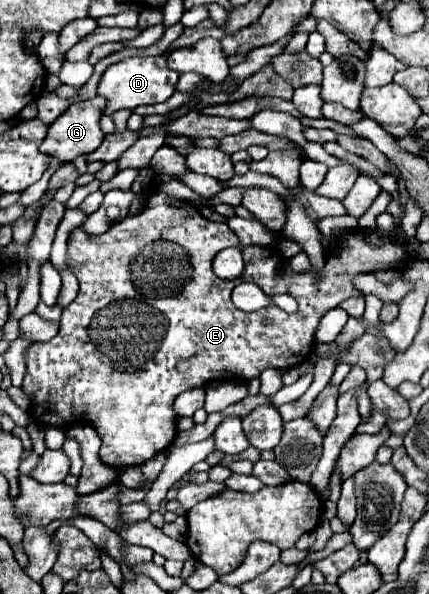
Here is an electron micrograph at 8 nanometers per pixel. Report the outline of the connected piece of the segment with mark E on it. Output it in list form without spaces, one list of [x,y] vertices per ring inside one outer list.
[[[163,192],[149,194],[141,214],[127,216],[99,236],[75,228],[69,234],[67,264],[79,278],[79,294],[69,308],[63,310],[59,334],[49,342],[31,344],[25,354],[27,372],[23,390],[33,400],[33,420],[57,428],[65,428],[77,420],[93,420],[93,426],[103,440],[99,452],[103,464],[113,468],[141,466],[169,448],[175,440],[177,416],[173,402],[181,392],[199,386],[205,388],[211,382],[249,382],[259,378],[267,368],[285,370],[299,366],[303,360],[309,360],[313,352],[315,332],[323,312],[339,308],[341,302],[349,298],[365,298],[365,294],[353,284],[355,276],[391,268],[403,270],[409,264],[409,254],[403,242],[389,238],[381,246],[373,246],[369,242],[369,232],[363,230],[349,230],[337,240],[335,252],[325,258],[325,266],[319,270],[309,268],[305,274],[293,272],[289,260],[279,256],[275,248],[243,246],[245,272],[239,280],[255,282],[267,296],[289,292],[299,308],[305,308],[305,314],[301,310],[287,314],[279,306],[269,304],[259,312],[245,314],[231,302],[235,282],[221,280],[211,270],[215,254],[227,246],[241,246],[241,242],[225,222],[209,222],[189,202],[175,200]]]

